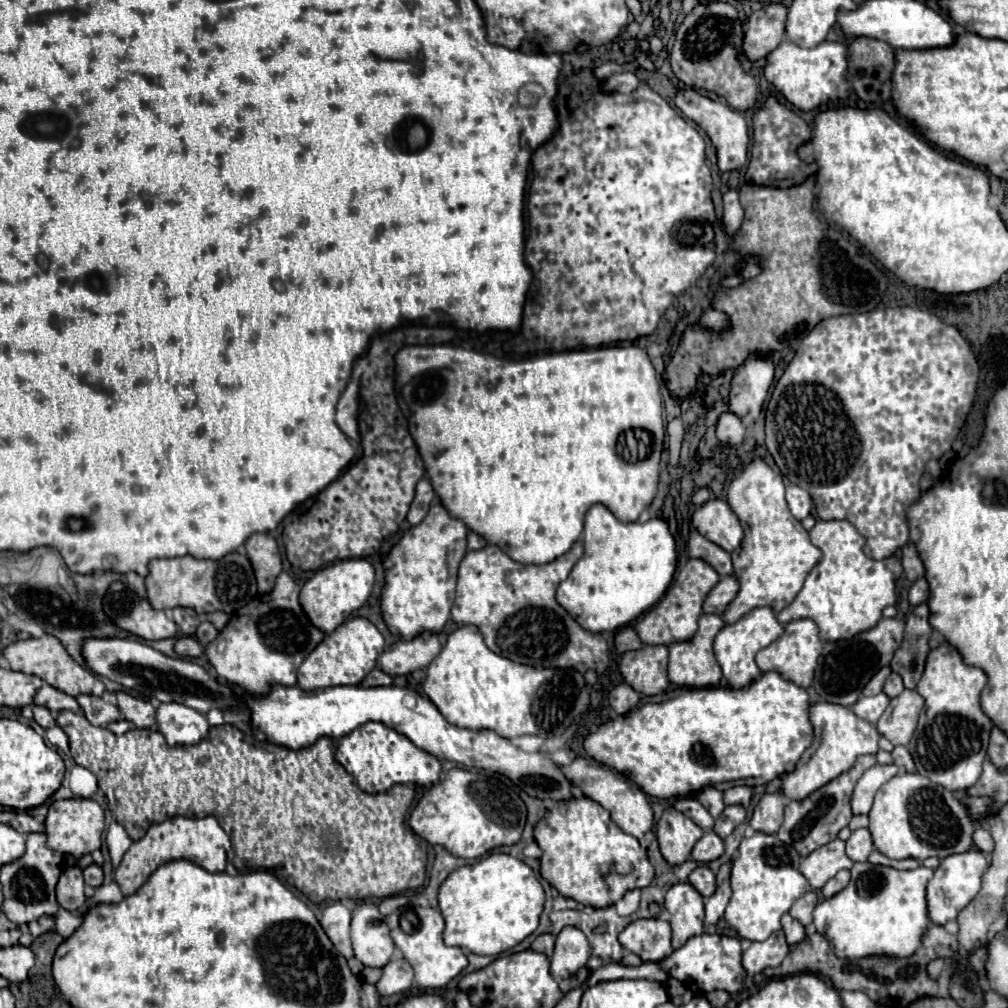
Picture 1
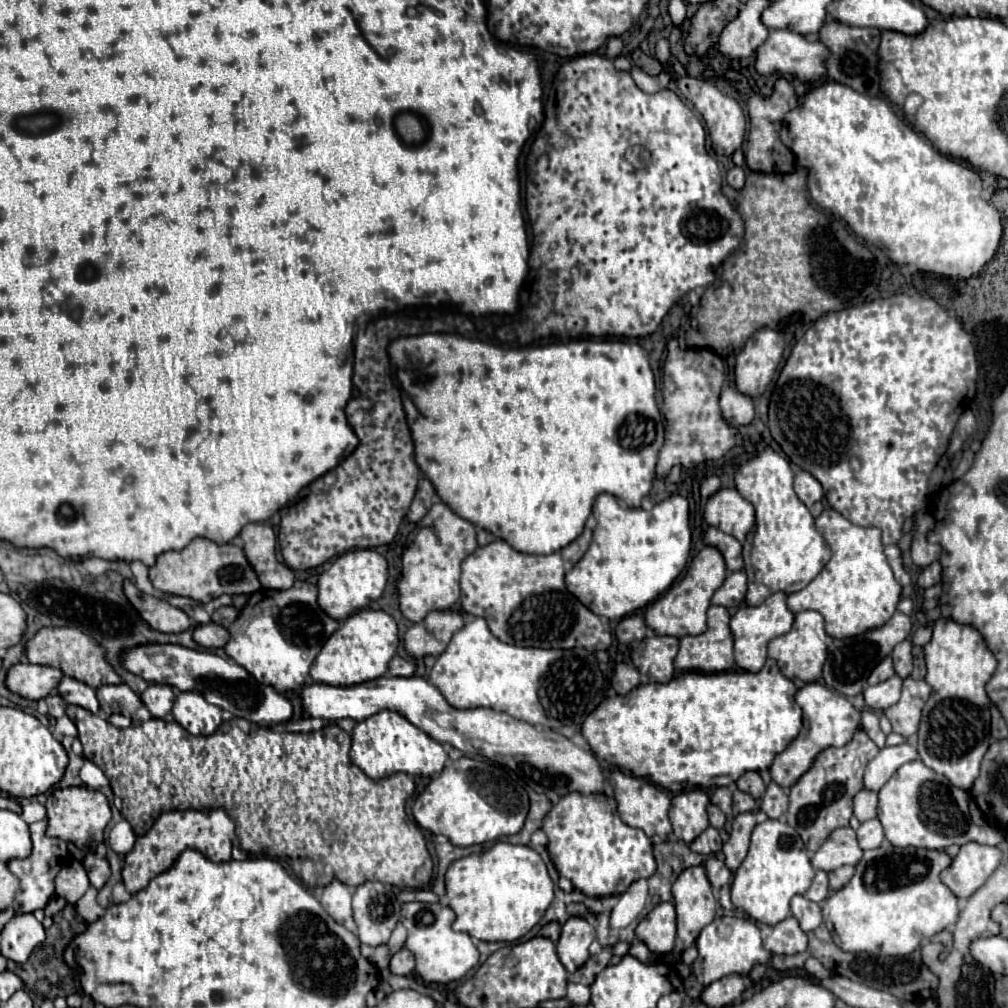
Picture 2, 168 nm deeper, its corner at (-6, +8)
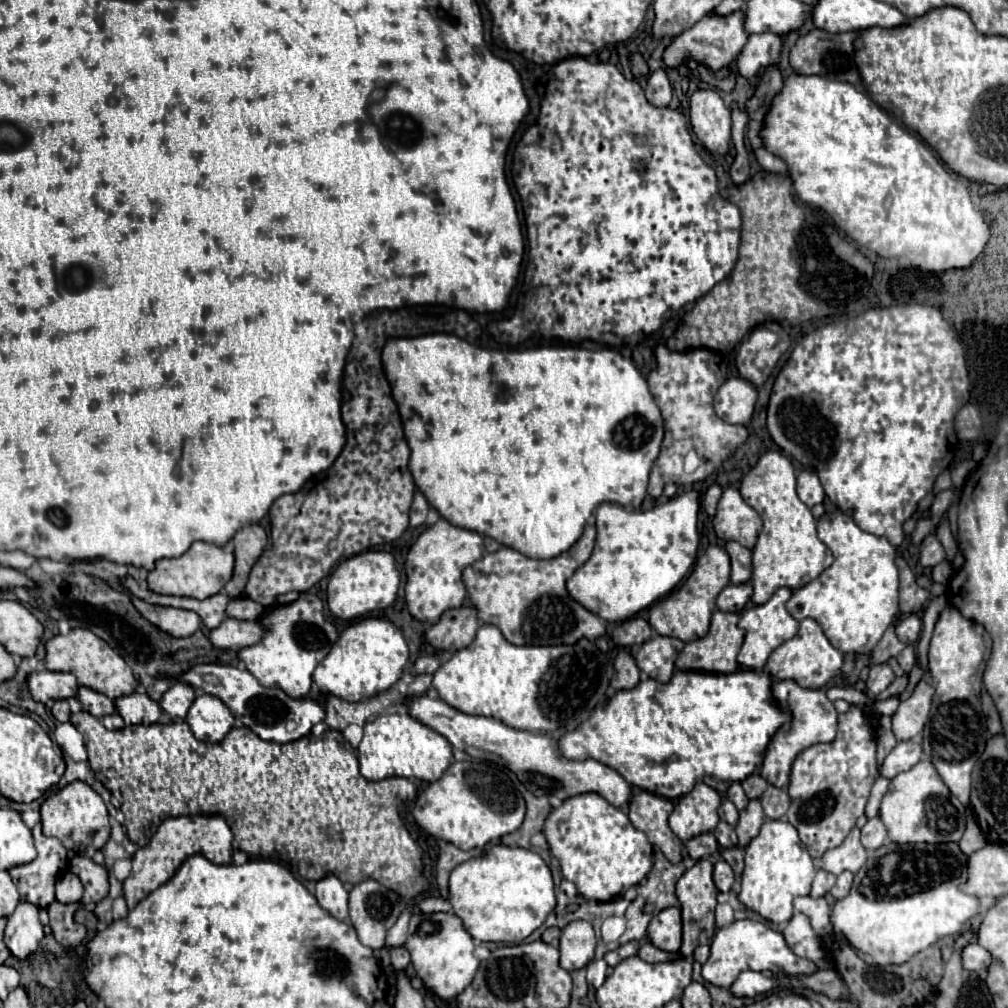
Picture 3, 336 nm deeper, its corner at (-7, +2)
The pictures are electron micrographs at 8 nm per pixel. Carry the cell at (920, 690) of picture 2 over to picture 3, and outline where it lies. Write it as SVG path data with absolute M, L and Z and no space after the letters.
M921 679L915 685L913 695L899 705L899 709L893 715L893 733L897 741L909 741L923 731L933 693L935 689L927 681Z

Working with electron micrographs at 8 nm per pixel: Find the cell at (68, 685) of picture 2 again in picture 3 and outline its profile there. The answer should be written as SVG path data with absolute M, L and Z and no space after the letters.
M79 687L77 697L79 697L83 709L89 711L91 715L95 715L95 717L111 715L111 713L117 711L117 709L115 709L115 703L113 703L109 697L105 697L103 693L97 693L97 691L89 689L89 687Z

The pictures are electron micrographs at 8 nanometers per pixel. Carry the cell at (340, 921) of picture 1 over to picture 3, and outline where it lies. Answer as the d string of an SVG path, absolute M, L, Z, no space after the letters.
M329 873L315 883L315 899L337 919L347 919L347 891L335 875Z

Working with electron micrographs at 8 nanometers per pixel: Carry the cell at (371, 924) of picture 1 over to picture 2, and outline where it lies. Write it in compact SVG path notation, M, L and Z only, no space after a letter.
M378 881L362 883L352 897L352 909L360 943L372 947L386 945L400 913L394 887L382 885Z

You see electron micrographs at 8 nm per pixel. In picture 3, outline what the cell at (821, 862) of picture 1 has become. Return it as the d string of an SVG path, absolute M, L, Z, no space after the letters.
M855 827L839 847L823 855L823 869L831 871L833 875L839 875L843 871L857 873L865 861L867 861L867 849L861 845L859 829Z

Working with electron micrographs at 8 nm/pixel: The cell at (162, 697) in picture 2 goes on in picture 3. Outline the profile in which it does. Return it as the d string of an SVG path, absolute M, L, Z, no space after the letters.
M175 681L169 687L169 691L163 695L161 707L171 719L175 719L175 717L183 719L191 707L191 703L195 701L195 695L197 695L197 691L191 685L187 685L183 681Z

